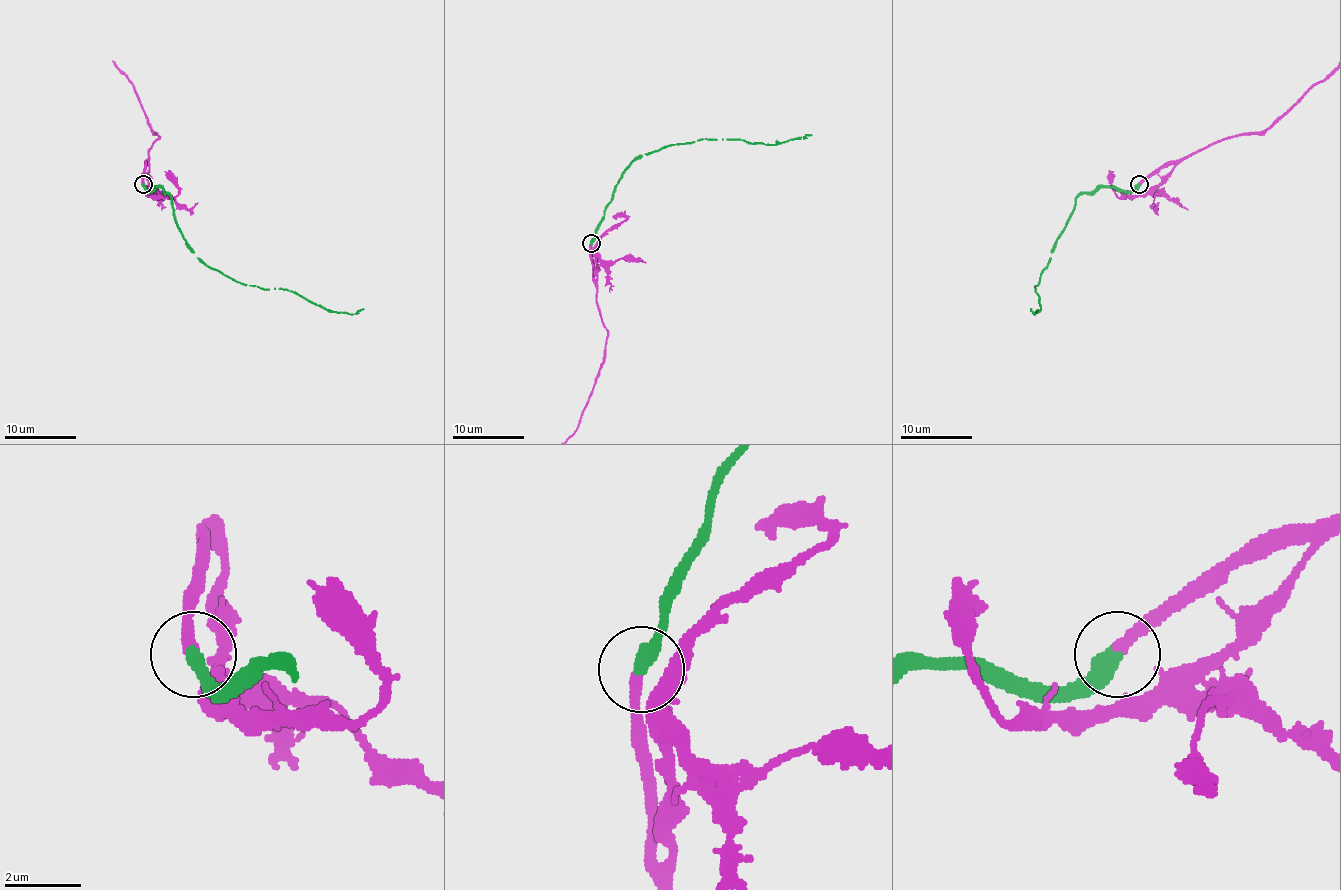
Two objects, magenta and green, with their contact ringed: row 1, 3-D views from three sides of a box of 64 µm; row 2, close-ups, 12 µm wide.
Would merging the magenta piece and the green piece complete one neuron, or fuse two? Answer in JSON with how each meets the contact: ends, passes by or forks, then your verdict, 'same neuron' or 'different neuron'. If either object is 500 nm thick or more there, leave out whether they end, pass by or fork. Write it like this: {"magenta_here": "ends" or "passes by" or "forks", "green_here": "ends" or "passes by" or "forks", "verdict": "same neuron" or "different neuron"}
{"magenta_here": "passes by", "green_here": "ends", "verdict": "same neuron"}

